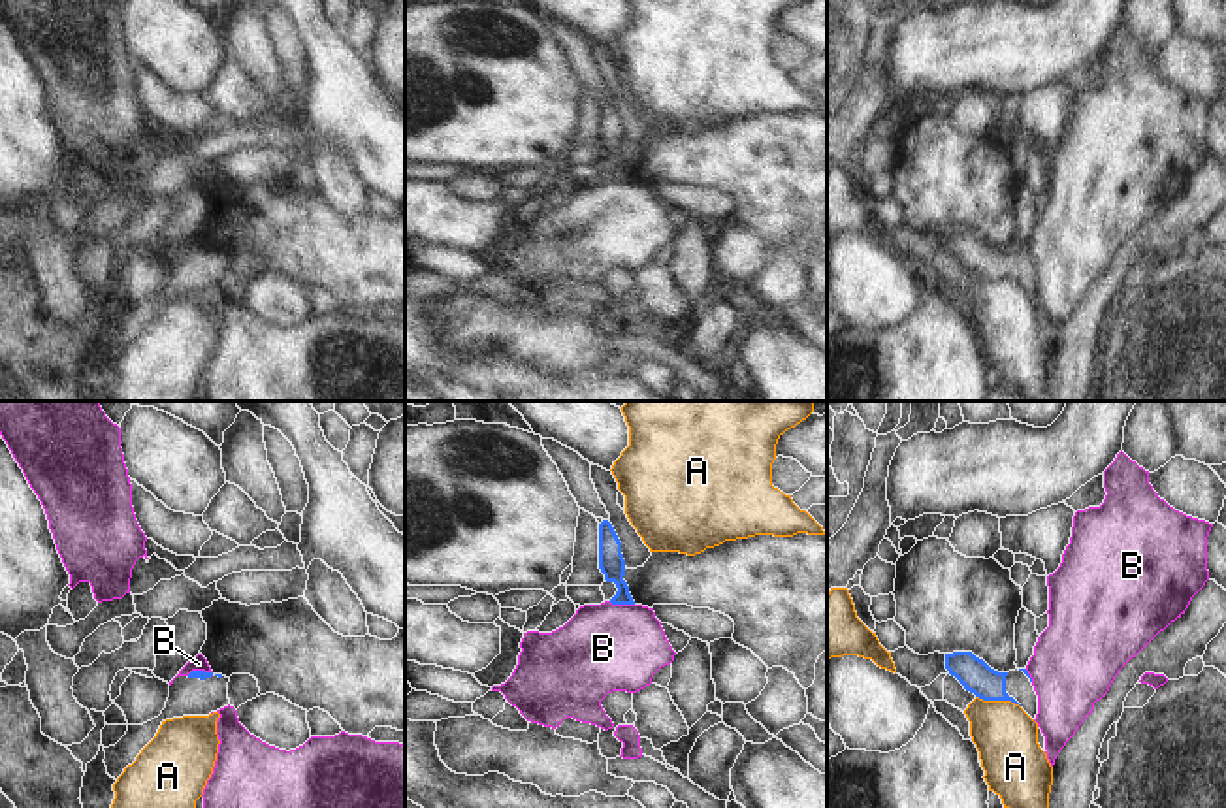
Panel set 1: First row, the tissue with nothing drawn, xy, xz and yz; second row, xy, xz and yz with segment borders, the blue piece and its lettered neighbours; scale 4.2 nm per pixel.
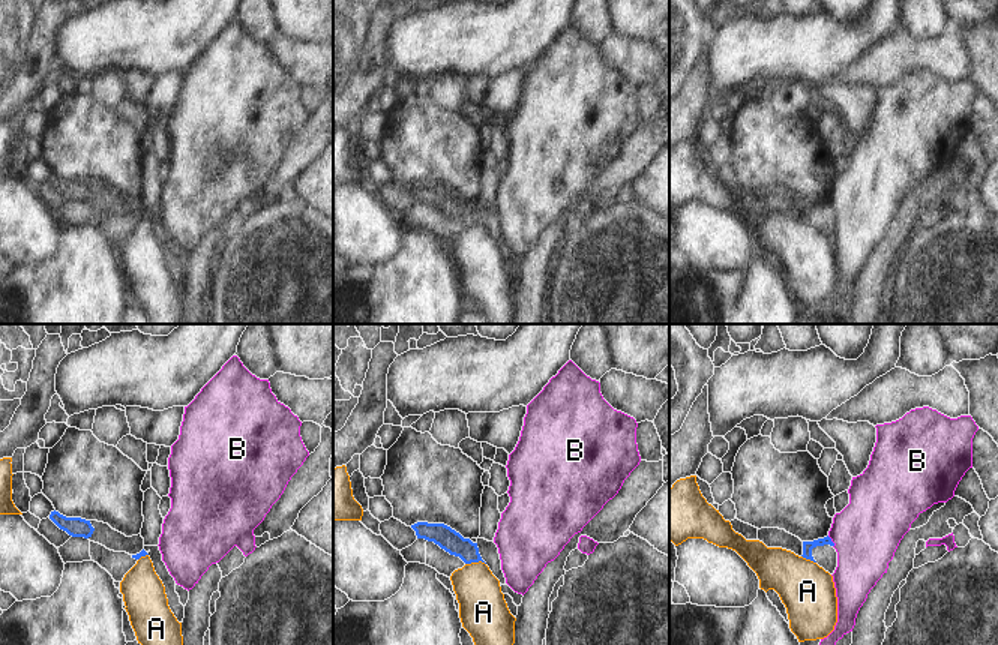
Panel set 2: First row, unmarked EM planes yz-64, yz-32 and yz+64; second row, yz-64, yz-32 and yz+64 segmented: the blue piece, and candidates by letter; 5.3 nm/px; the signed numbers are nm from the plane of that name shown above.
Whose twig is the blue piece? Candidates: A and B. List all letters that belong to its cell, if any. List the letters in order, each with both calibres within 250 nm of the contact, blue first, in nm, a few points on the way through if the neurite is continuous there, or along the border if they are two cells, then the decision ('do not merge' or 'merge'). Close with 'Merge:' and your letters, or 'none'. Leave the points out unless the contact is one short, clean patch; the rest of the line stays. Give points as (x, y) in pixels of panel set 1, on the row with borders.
A: 140/280 nm | along yz (976, 695), (1014, 701), (1019, 707) | do not merge
B: 110/380 nm | along xz (609, 601), (633, 605) | do not merge
Merge: none

